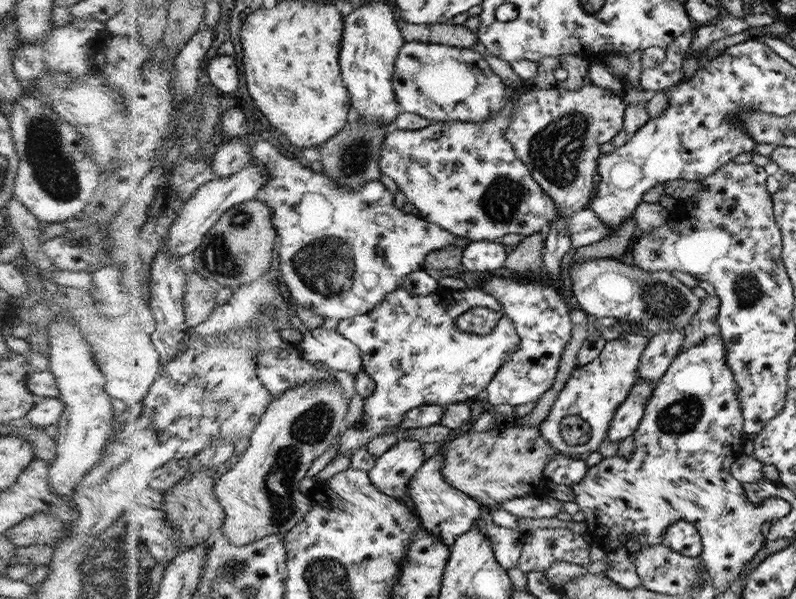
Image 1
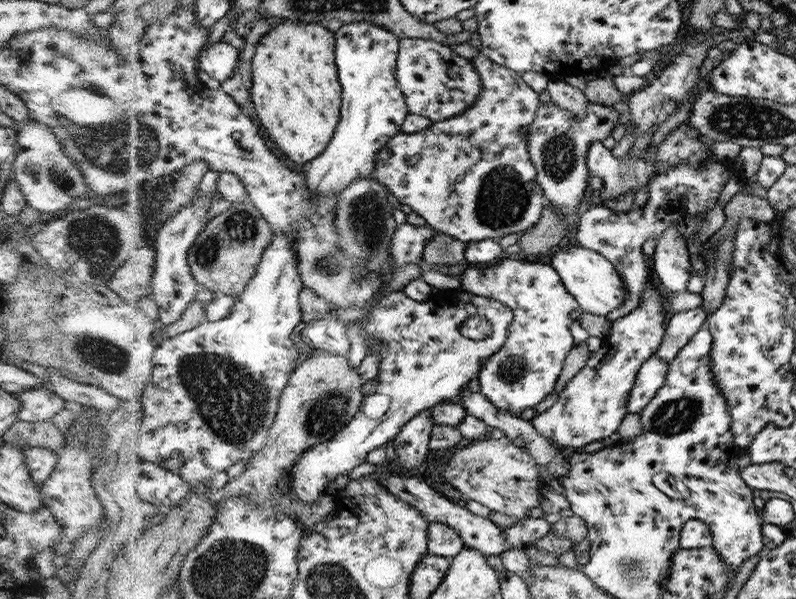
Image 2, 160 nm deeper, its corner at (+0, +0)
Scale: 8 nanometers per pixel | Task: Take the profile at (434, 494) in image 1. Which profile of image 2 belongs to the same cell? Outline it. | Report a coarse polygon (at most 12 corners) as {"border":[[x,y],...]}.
{"border":[[430,522],[427,552],[452,558],[465,548],[451,526]]}

